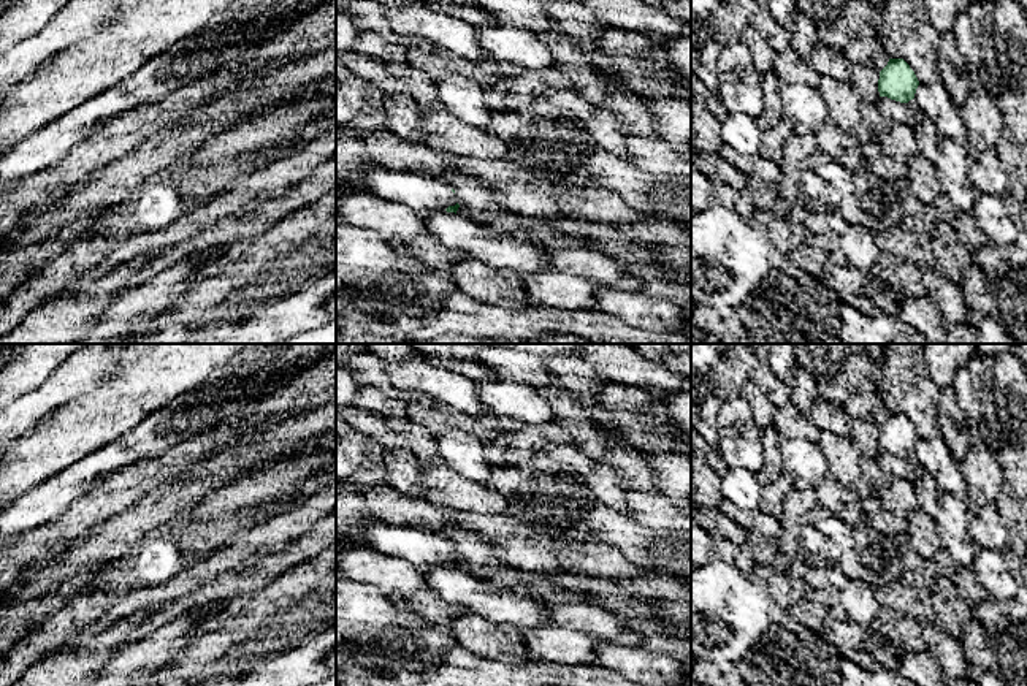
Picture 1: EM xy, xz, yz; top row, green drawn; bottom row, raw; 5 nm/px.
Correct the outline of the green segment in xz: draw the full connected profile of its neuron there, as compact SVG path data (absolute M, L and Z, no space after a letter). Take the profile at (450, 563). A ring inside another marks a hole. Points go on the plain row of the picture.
M380 520L369 523L361 531L358 543L384 555L398 556L420 569L431 566L456 569L460 562L455 545L439 532L396 526Z

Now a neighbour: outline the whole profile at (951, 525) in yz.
M943 493L940 502L941 509L935 521L941 548L945 548L959 566L972 566L978 551L978 545L968 534L973 510L968 501L960 501L949 493Z

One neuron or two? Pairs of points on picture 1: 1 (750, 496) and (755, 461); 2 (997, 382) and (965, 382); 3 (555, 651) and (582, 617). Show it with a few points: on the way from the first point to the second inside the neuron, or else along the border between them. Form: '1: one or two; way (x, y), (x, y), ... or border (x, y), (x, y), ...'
1: two; border (729, 468), (745, 468), (756, 474)
2: one; way (989, 382), (973, 382)
3: two; border (552, 623), (591, 634), (599, 642)

